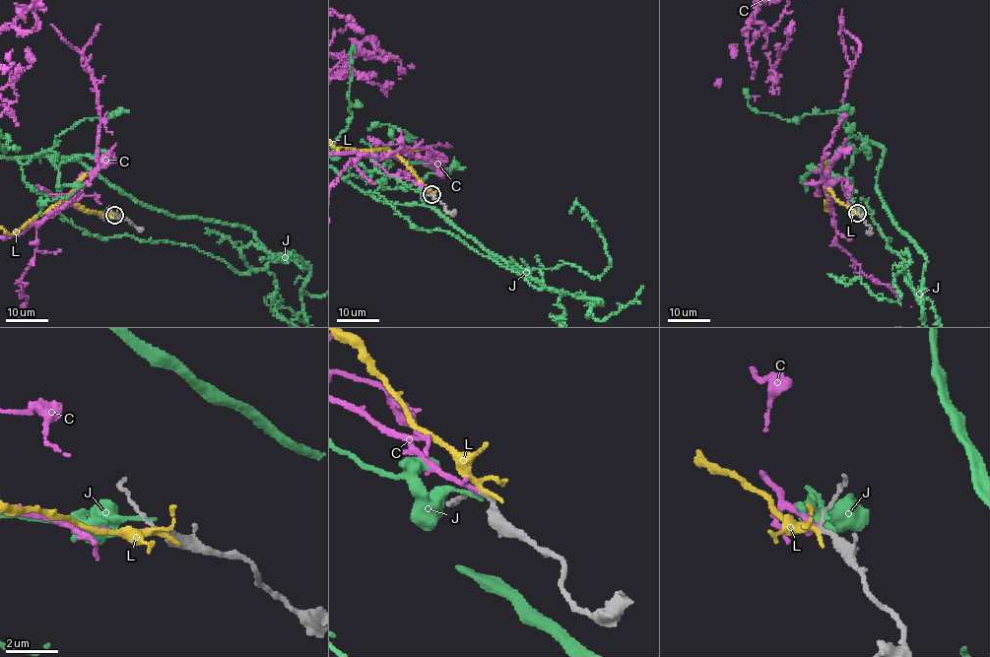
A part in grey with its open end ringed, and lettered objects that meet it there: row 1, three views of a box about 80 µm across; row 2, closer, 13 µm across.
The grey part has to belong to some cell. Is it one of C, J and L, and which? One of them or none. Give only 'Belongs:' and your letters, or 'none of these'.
Belongs: C

